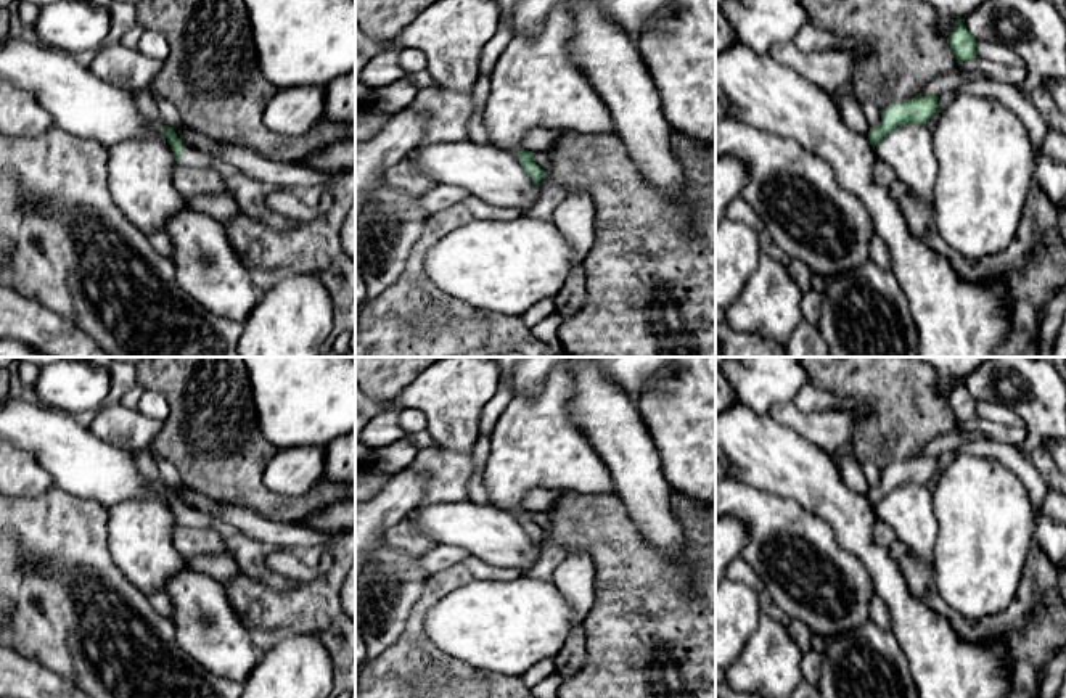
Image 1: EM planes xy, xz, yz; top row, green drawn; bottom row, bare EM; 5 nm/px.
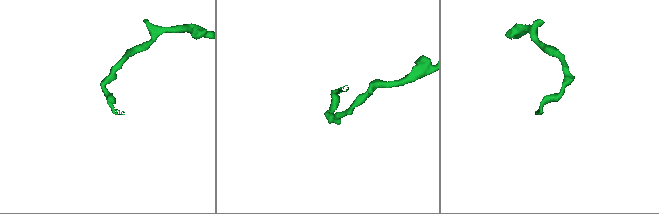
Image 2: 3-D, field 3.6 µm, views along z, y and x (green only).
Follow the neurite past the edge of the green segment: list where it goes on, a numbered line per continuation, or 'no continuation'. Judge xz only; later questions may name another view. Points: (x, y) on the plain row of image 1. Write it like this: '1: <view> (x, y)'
no continuation

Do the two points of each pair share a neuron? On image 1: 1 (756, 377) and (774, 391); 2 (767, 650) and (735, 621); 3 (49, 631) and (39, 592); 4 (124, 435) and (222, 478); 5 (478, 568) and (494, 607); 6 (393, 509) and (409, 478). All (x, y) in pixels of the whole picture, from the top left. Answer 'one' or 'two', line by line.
1: one
2: two
3: one
4: two
5: two
6: one

